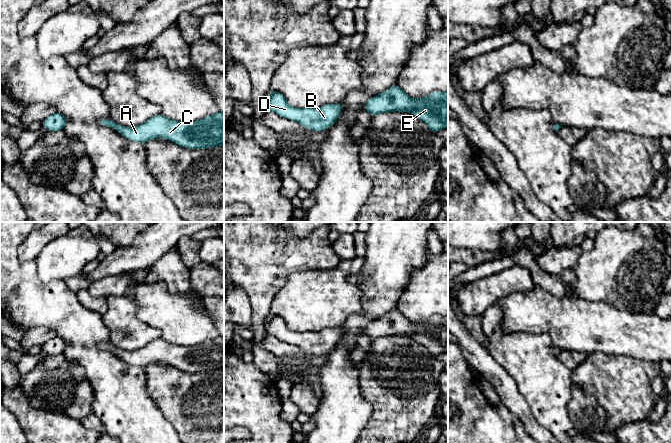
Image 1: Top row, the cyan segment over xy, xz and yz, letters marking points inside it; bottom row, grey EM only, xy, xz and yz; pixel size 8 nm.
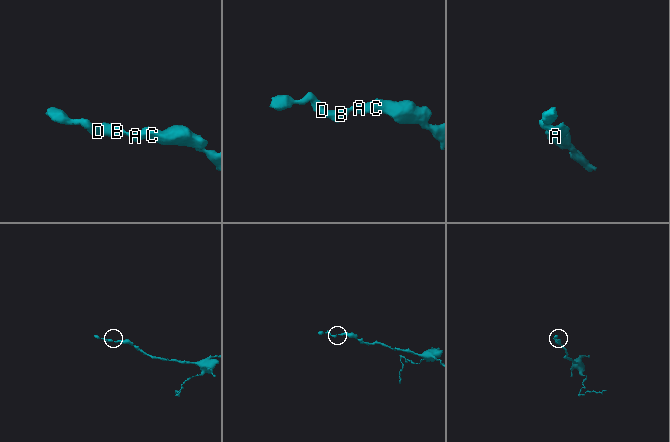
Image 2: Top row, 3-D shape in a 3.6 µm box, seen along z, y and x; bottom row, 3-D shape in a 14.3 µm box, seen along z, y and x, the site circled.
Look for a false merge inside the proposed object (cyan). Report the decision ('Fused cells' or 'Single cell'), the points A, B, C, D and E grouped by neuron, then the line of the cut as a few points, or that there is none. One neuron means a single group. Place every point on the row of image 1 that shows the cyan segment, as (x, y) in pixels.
Single cell. Groups: A B C D E. No split

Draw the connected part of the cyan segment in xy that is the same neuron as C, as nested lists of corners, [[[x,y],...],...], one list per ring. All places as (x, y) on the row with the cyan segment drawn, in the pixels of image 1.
[[[223,112],[188,123],[175,121],[158,114],[133,128],[117,125],[108,119],[100,120],[99,124],[116,128],[127,139],[145,144],[150,139],[162,138],[187,149],[204,149],[224,145]]]

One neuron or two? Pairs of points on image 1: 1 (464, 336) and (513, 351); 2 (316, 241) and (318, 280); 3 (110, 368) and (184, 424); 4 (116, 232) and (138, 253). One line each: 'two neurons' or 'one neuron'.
1: two neurons
2: two neurons
3: two neurons
4: two neurons

